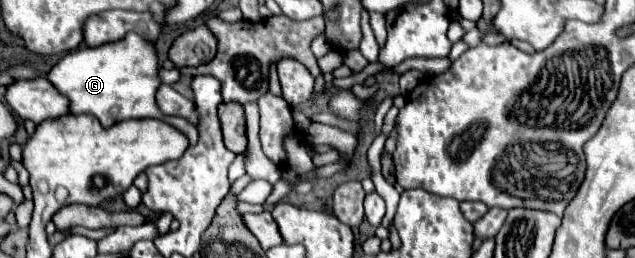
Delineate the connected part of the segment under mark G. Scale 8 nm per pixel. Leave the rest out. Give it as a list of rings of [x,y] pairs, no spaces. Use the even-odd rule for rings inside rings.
[[[129,32],[119,42],[103,44],[99,48],[81,46],[75,52],[69,52],[53,66],[49,80],[61,94],[71,100],[73,114],[93,114],[105,128],[121,122],[123,118],[158,118],[187,135],[190,145],[197,144],[199,132],[195,126],[181,117],[165,116],[157,108],[155,94],[161,86],[157,48],[153,42],[135,32]]]

